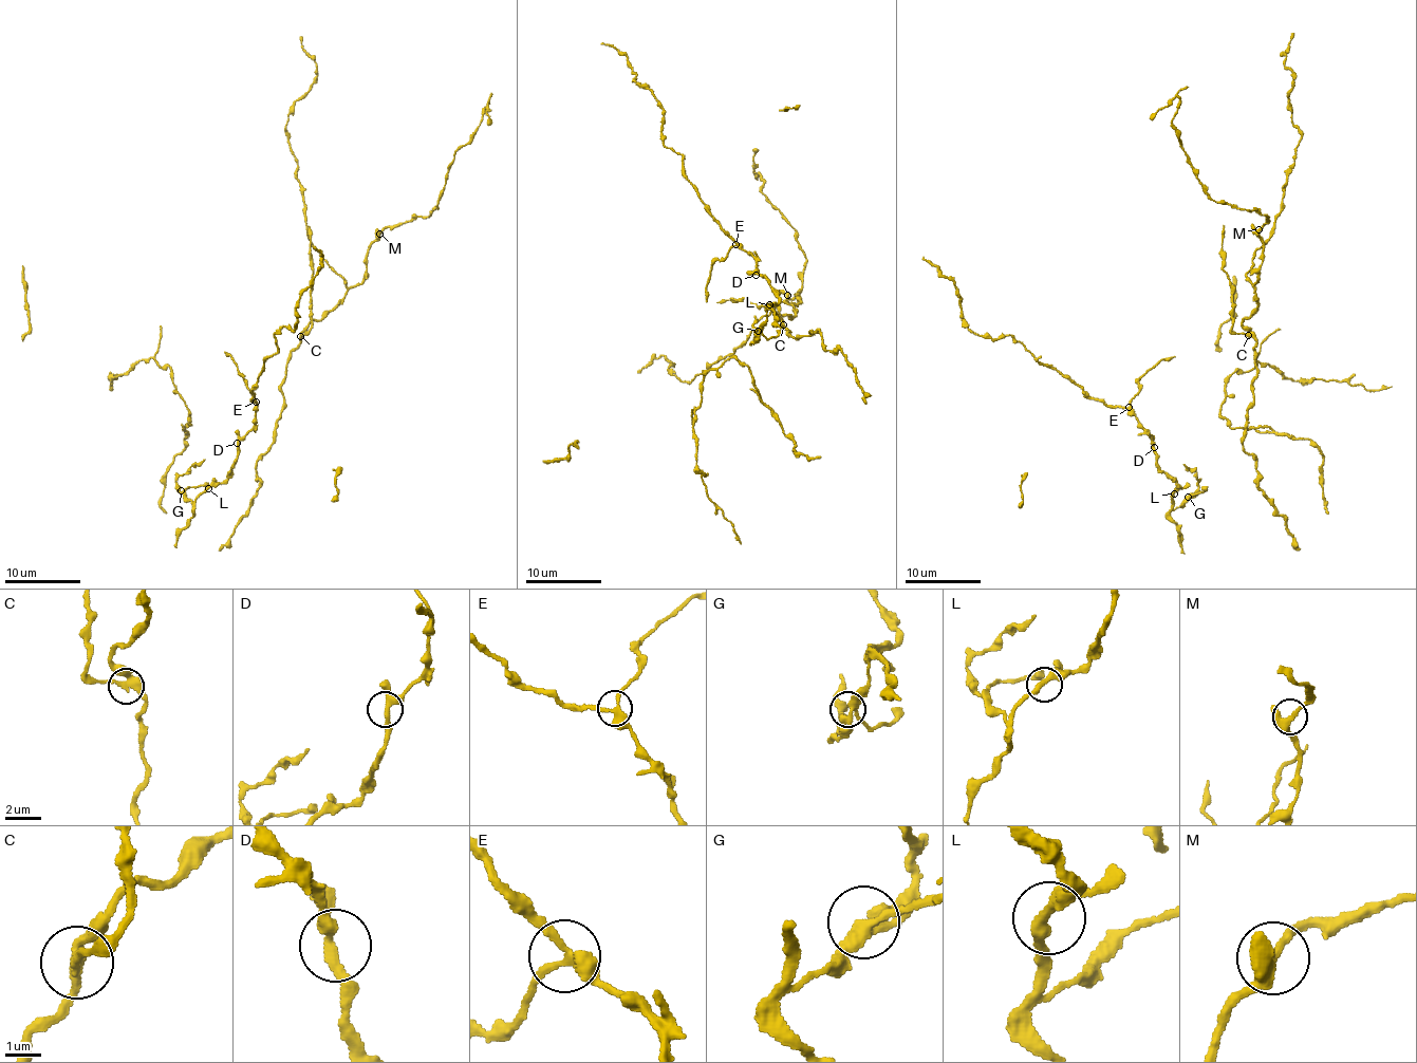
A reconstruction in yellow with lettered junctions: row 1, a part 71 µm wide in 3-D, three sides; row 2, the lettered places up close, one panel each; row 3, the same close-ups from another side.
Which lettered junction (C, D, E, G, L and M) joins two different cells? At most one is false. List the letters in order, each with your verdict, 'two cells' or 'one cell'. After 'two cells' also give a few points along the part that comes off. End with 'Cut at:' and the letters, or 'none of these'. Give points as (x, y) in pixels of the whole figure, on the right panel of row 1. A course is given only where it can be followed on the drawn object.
C: two cells; foreign part runs (1248, 335), (1235, 333), (1231, 328), (1232, 284), (1224, 269), (1224, 224)
D: one cell
E: one cell
G: one cell
L: one cell
M: one cell
Cut at: C

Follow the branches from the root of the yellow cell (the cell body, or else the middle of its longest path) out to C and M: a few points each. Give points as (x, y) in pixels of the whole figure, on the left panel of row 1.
C: (244, 517), (259, 486), (256, 463), (273, 444), (284, 402), (281, 383), (287, 354), (301, 337)
M: (244, 517), (284, 402), (287, 354), (362, 281), (379, 234)

